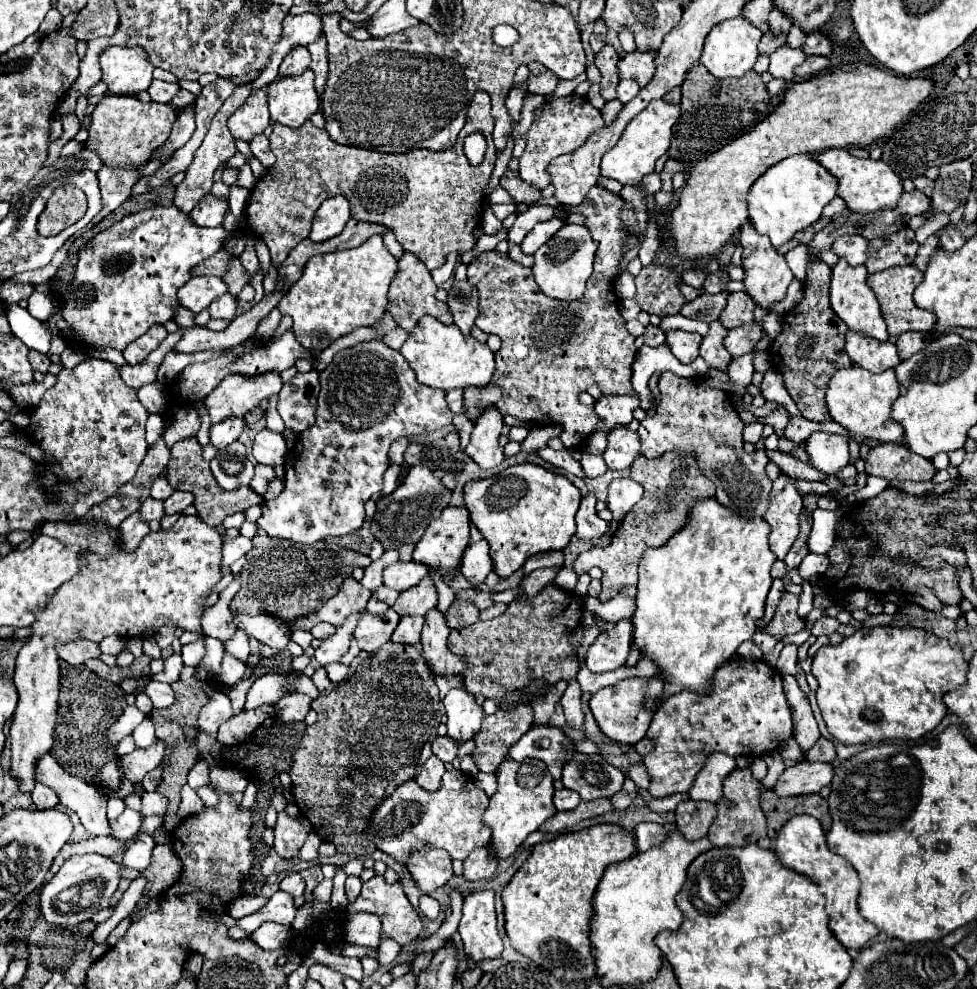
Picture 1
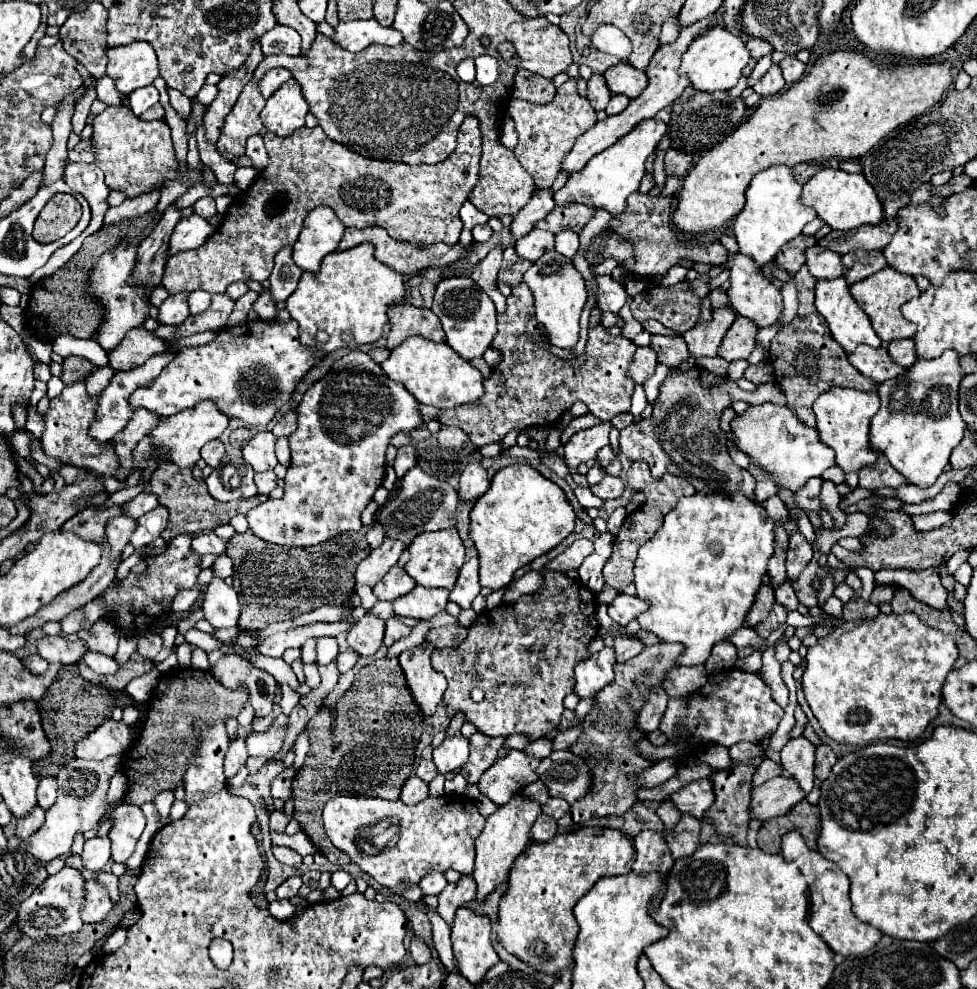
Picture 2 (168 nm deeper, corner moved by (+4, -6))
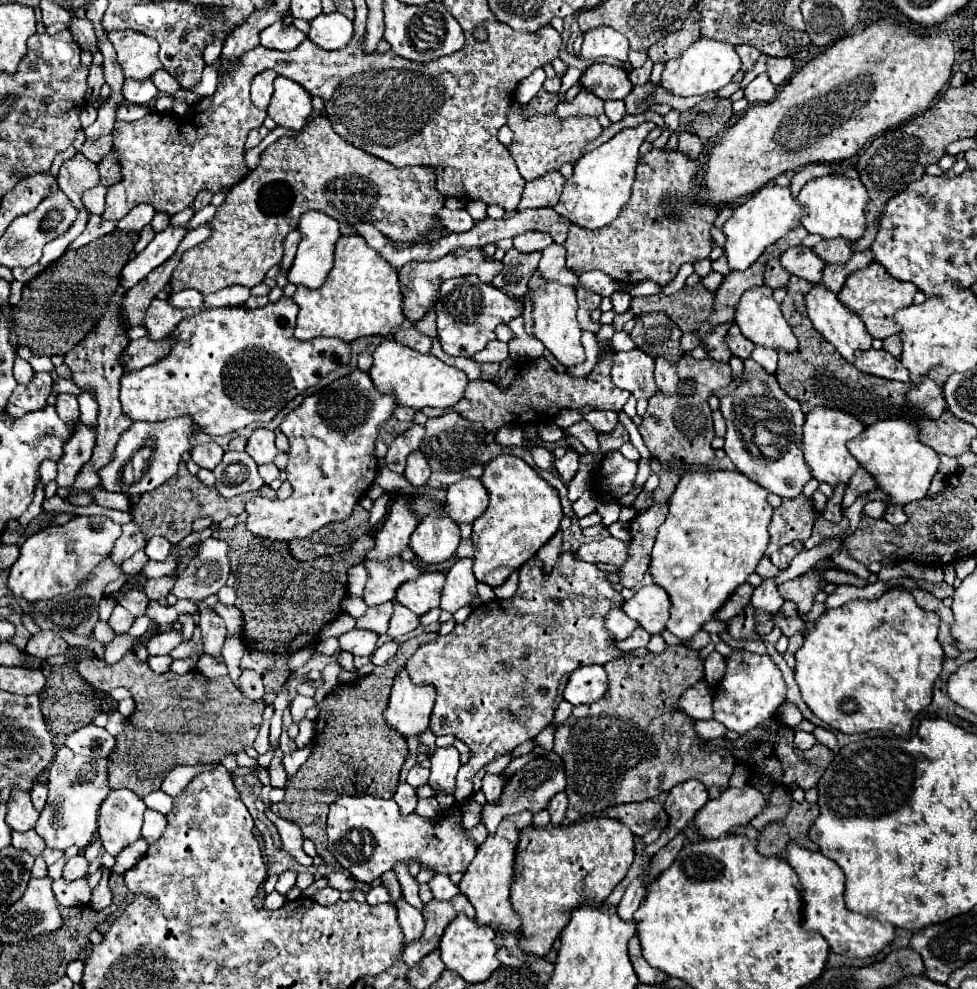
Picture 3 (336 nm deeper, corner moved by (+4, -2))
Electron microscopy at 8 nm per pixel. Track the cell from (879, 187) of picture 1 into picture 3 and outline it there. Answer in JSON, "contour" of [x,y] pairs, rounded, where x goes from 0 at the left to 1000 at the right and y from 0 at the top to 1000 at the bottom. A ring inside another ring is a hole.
{"contour":[[[845,177],[831,181],[819,191],[817,203],[827,209],[827,219],[823,221],[823,230],[829,236],[837,236],[843,242],[866,240],[870,244],[878,244],[884,238],[888,193],[878,181],[870,181],[866,177]]]}

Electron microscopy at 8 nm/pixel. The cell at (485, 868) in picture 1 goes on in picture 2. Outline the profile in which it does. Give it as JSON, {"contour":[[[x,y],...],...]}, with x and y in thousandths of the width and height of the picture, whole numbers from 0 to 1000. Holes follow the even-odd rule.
{"contour":[[[473,885],[469,893],[459,893],[459,897],[448,905],[448,925],[463,937],[465,923],[471,917],[477,917],[487,907],[487,893],[483,891],[483,885]]]}

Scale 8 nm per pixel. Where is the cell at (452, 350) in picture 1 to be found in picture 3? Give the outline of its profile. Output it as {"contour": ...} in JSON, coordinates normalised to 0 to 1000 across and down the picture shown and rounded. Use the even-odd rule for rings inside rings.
{"contour":[[[403,343],[391,345],[383,355],[383,369],[379,373],[379,381],[383,389],[387,389],[391,395],[403,395],[407,410],[416,410],[422,414],[434,414],[434,412],[459,414],[475,401],[475,395],[481,387],[475,375],[456,369],[452,363],[444,361],[442,357],[428,357]]]}

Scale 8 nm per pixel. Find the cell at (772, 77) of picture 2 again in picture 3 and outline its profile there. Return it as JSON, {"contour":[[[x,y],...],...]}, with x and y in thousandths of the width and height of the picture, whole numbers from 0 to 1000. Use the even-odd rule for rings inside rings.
{"contour":[[[778,74],[764,90],[762,90],[762,98],[768,104],[786,104],[792,100],[794,96],[794,86],[790,86],[786,74]]]}

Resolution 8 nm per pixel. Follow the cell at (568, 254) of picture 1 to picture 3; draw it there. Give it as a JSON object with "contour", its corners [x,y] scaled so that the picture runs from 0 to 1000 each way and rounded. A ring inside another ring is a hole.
{"contour":[[[547,274],[542,284],[540,284],[540,296],[545,304],[545,337],[549,343],[553,343],[561,355],[579,371],[592,369],[600,363],[598,351],[594,347],[594,331],[590,325],[590,314],[592,314],[592,304],[590,304],[590,294],[588,290],[577,290],[569,284],[561,284],[553,278],[553,274]]]}

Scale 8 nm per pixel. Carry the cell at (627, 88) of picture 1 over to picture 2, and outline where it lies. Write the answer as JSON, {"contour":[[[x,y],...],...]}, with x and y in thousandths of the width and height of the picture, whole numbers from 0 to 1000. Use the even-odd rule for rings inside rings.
{"contour":[[[626,96],[624,104],[620,108],[620,114],[622,116],[633,116],[633,114],[637,114],[643,108],[643,104],[645,104],[643,98],[639,98],[639,96]]]}

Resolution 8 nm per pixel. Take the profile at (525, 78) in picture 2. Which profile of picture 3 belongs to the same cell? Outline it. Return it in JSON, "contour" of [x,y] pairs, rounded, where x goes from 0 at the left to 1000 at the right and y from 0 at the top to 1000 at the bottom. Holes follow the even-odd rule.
{"contour":[[[555,90],[540,106],[540,114],[565,114],[569,112],[569,106],[571,106],[571,94],[561,94],[559,90]]]}

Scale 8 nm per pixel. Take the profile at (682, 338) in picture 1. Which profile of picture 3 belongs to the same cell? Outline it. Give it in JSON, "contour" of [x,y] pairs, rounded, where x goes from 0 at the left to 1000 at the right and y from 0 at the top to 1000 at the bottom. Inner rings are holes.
{"contour":[[[663,316],[651,321],[651,331],[647,333],[647,343],[651,351],[661,355],[665,361],[682,361],[684,365],[694,365],[700,357],[696,353],[698,335],[680,316]]]}

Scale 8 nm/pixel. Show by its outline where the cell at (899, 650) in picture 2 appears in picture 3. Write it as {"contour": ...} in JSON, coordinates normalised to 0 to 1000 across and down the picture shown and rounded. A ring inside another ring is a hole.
{"contour":[[[913,594],[911,598],[907,598],[901,606],[897,608],[870,608],[858,616],[845,616],[845,620],[835,628],[835,636],[831,640],[827,640],[823,644],[823,652],[815,658],[815,691],[821,699],[821,707],[825,709],[825,713],[829,715],[829,719],[841,727],[845,733],[850,733],[856,739],[862,739],[866,743],[872,741],[886,741],[886,739],[913,739],[919,745],[929,745],[933,739],[933,729],[936,725],[954,711],[954,699],[956,699],[956,691],[962,685],[964,678],[964,670],[966,670],[966,656],[964,650],[960,648],[960,632],[962,632],[962,624],[958,620],[948,620],[944,618],[936,604],[925,598],[923,594]]]}

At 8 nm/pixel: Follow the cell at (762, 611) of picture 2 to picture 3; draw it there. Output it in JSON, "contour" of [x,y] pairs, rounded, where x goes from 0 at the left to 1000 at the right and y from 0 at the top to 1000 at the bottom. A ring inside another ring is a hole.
{"contour":[[[768,589],[757,592],[757,596],[753,596],[753,600],[745,606],[745,612],[741,612],[741,616],[737,616],[737,620],[733,620],[733,626],[735,628],[751,626],[757,618],[762,618],[768,612],[770,598],[772,598],[772,594]]]}

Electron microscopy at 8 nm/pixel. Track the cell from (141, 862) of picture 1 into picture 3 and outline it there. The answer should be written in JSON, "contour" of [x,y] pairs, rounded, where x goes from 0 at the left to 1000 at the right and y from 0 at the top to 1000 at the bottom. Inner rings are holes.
{"contour":[[[133,798],[113,800],[102,818],[100,840],[113,865],[121,865],[143,846],[147,832],[147,810]]]}

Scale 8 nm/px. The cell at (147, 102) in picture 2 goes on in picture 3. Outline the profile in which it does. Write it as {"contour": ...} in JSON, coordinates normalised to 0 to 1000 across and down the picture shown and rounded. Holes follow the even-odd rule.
{"contour":[[[154,80],[151,82],[127,82],[125,94],[127,94],[127,100],[131,104],[149,106],[149,104],[154,104],[160,98],[162,90],[156,86]]]}

